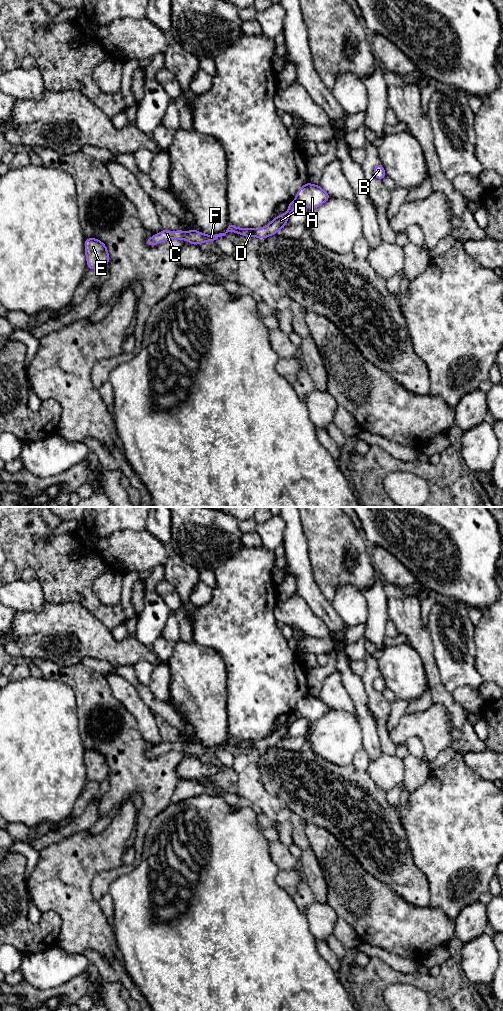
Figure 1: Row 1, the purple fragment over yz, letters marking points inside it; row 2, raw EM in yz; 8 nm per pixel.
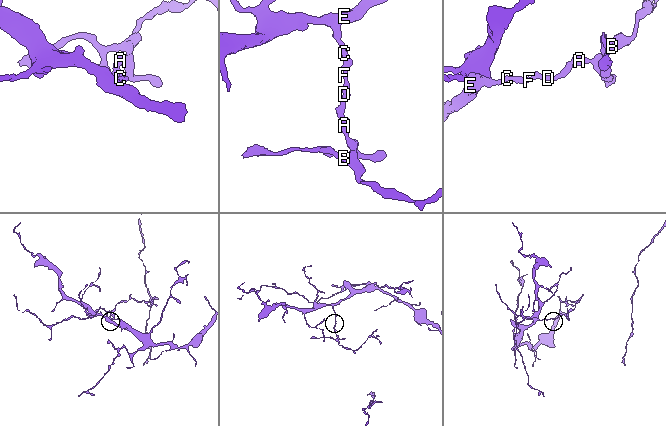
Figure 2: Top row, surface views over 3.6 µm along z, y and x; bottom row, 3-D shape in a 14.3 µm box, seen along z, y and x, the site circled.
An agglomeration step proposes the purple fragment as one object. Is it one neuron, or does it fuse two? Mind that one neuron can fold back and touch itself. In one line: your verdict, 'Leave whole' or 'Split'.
Split

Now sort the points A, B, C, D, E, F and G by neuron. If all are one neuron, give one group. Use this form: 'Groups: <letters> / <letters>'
Groups: A B / C D E F G

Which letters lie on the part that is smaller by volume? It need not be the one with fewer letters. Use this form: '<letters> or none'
A, B

